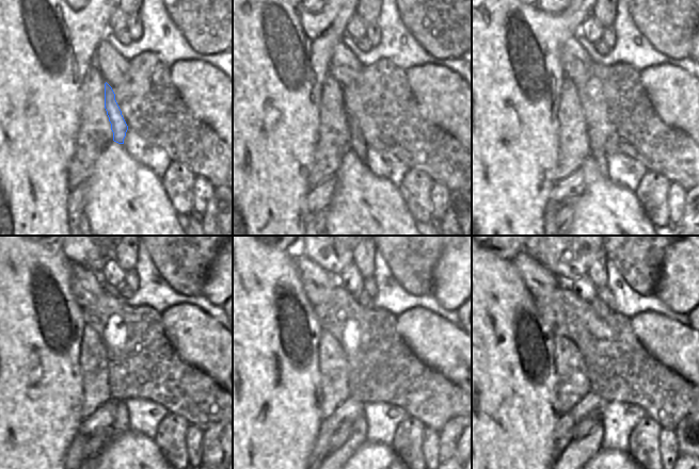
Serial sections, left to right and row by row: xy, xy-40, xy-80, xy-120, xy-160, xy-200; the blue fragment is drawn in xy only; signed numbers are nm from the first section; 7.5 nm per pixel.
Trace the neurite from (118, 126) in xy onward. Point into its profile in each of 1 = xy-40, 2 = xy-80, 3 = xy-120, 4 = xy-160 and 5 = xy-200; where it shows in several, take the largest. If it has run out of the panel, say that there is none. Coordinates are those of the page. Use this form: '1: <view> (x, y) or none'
1: xy-40 (358, 144)
2: xy-80 (598, 155)
3: xy-120 (120, 425)
4: xy-160 (358, 436)
5: xy-200 (578, 452)

